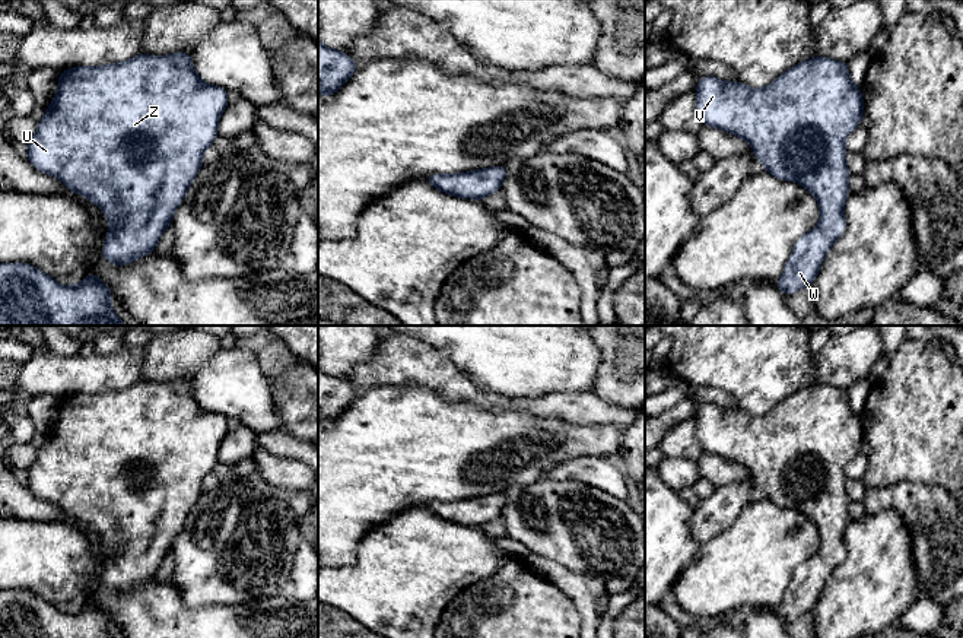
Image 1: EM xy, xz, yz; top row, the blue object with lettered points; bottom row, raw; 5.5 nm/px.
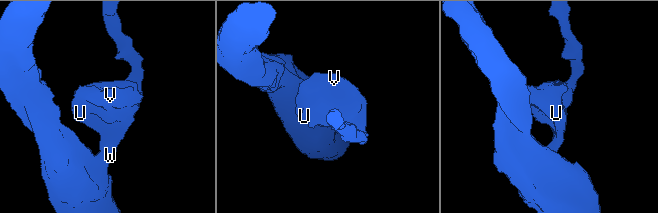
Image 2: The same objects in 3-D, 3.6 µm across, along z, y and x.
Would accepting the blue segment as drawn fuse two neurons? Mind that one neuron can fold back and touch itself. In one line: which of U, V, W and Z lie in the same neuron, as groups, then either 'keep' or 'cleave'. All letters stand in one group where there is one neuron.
U V W Z; keep

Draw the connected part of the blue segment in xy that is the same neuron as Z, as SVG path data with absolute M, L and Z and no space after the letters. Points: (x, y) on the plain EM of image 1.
M175 380L169 383L146 383L139 381L127 388L108 390L95 394L71 394L58 401L58 413L54 428L47 434L45 444L38 448L36 460L26 470L28 488L41 499L50 501L61 507L69 518L74 518L99 533L109 549L109 558L105 564L102 583L115 593L127 593L155 578L156 569L163 558L172 552L172 543L181 531L188 514L203 493L203 479L213 472L217 461L219 447L226 437L228 418L203 409L194 397L191 383L188 380Z

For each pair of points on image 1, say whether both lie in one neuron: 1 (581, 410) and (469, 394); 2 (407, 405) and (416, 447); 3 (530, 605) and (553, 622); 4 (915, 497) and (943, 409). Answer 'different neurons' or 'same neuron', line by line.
1: same neuron
2: same neuron
3: same neuron
4: different neurons

